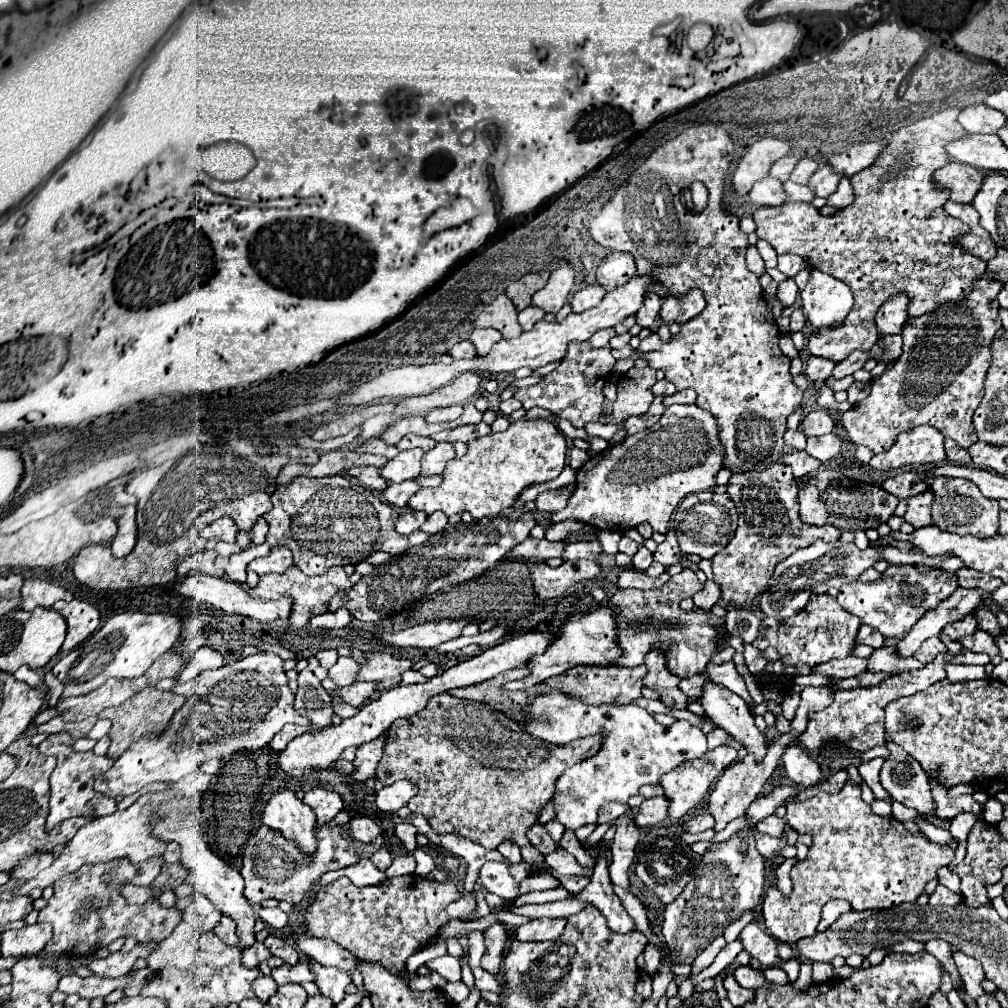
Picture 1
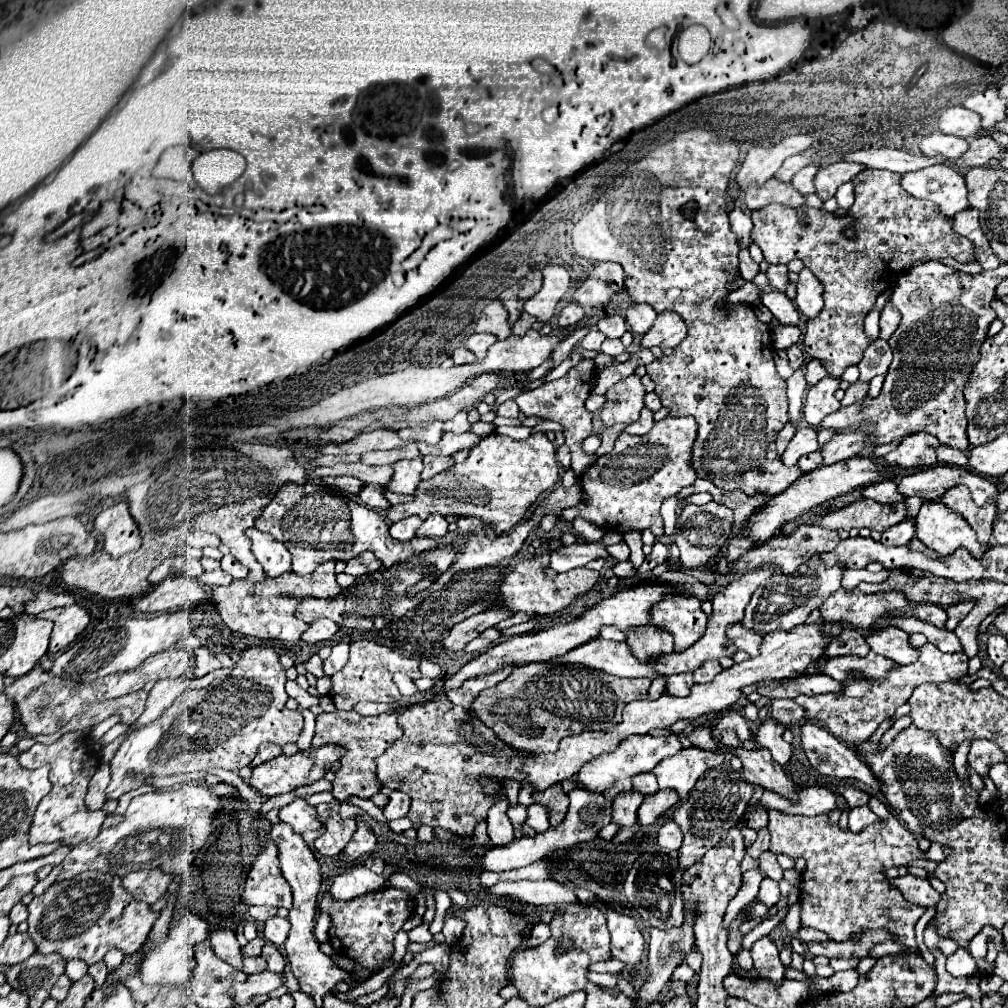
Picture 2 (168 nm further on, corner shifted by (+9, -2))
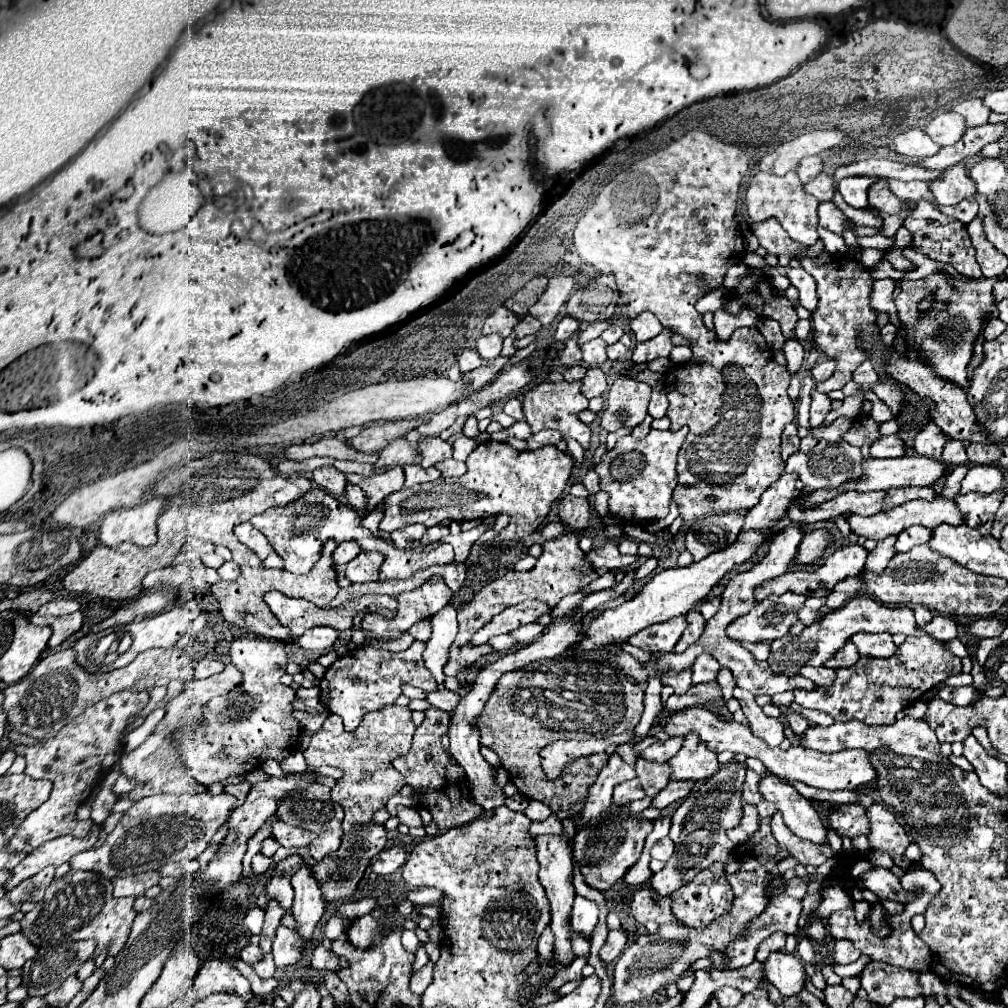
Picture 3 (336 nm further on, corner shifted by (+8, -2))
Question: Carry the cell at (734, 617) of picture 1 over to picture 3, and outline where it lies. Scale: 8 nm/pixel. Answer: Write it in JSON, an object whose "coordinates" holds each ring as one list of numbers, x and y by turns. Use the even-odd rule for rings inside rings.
{"coordinates":[[743,641,741,645,743,645,745,649,749,649,757,661,763,661,763,659,769,657,769,645,767,645,767,643,745,643,745,641]]}

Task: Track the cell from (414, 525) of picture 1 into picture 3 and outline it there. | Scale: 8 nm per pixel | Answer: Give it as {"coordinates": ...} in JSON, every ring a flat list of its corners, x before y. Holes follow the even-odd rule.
{"coordinates":[[413,523,413,525,407,525,403,529,397,529,391,533,391,541,395,543,395,547,399,549,411,549,415,545,415,541,421,539,421,535,425,533,425,525,421,523]]}

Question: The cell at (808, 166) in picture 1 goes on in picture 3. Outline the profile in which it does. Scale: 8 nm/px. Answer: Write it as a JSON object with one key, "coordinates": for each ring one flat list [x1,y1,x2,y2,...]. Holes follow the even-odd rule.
{"coordinates":[[819,173,813,181,809,181,805,185,805,191,811,193,813,197,817,197,819,201,829,201,833,197,833,183,831,177,827,173]]}

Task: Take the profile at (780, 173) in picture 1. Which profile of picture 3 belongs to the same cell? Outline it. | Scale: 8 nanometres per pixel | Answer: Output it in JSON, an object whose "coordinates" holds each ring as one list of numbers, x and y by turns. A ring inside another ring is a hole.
{"coordinates":[[805,157,799,165,797,165,797,175,801,179,801,183,809,183,817,173,821,173,823,169,823,161,821,157]]}

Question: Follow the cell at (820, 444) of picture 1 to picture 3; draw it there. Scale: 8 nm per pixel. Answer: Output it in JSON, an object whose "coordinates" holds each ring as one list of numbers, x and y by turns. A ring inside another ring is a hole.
{"coordinates":[[883,435,871,443,871,457,903,457,905,443,897,435]]}

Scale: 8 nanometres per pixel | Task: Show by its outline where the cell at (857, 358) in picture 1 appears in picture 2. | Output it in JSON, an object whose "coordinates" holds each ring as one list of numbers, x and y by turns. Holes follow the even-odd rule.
{"coordinates":[[828,375,820,383,810,387,804,403,804,419,808,425,816,427,826,415,842,407,840,401,834,397,834,391,838,389,838,385,840,385,840,379]]}

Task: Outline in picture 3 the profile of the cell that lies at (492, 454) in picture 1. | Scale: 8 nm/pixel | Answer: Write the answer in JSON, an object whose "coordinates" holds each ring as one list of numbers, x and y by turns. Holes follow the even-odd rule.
{"coordinates":[[485,441,467,457,465,465,467,473,463,477,435,479,389,495,385,499,385,517,379,523,379,529,391,533,409,523,425,523,425,527,431,527,443,519,467,521,505,513,511,517,511,523,499,533,499,537,503,541,519,541,543,523,553,501,561,497,571,475,573,459,555,445,535,451,517,451,501,441]]}

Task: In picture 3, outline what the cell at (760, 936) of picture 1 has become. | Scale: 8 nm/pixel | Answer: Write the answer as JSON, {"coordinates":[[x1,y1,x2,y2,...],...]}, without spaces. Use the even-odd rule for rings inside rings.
{"coordinates":[[775,951,763,961,763,973,767,981,771,981,783,997,797,995,805,983,805,967,803,961,791,953]]}

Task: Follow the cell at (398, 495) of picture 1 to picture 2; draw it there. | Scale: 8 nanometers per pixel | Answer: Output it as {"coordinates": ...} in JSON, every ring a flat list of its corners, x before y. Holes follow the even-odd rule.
{"coordinates":[[362,485,362,491,358,493,358,499,362,505,368,505,372,509,388,509,388,501,382,495,382,489,376,485]]}

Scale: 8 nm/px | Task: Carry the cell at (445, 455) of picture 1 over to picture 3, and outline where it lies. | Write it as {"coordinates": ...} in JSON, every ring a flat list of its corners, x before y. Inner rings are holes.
{"coordinates":[[443,461,441,463,441,475,443,477,459,477,465,473,465,463,457,463,457,461]]}

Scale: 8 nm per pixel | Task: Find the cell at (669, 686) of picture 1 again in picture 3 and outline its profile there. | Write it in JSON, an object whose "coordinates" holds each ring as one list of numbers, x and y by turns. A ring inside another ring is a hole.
{"coordinates":[[673,617,669,621,651,625,645,631,635,633,633,637,629,637,629,643,635,647,641,647,651,654,657,651,672,652,685,627,687,627,685,617]]}

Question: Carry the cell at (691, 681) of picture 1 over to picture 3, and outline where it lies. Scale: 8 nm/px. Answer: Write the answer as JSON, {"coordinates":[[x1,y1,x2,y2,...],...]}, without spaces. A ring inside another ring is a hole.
{"coordinates":[[681,671,681,675,665,677,661,681,663,681,663,685,671,685,675,689,675,693,685,693,691,687,691,671]]}

